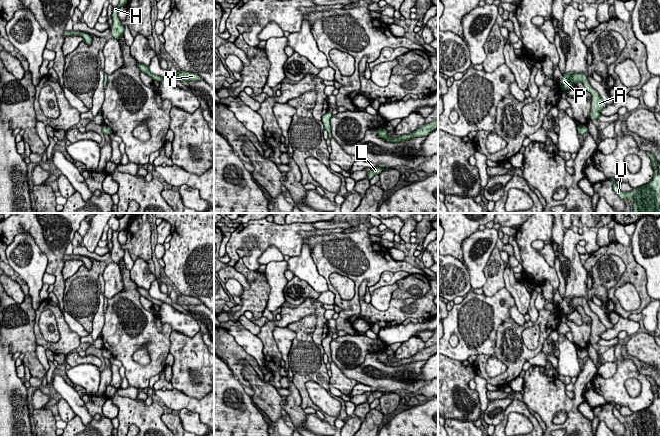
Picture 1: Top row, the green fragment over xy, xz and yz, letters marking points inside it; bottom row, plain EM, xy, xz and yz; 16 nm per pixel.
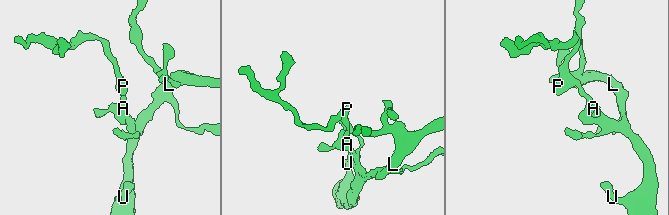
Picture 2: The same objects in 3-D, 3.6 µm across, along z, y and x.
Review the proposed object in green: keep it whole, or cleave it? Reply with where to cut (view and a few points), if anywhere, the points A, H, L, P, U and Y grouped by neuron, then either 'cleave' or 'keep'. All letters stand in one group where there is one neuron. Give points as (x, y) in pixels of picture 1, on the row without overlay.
no cut; A H L P U Y; keep

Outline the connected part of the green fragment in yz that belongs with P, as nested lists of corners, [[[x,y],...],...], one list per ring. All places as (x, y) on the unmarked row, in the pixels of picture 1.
[[[577,296],[564,297],[562,303],[559,305],[559,308],[561,313],[566,315],[572,307],[577,307],[580,305],[584,307],[585,313],[592,319],[589,343],[597,344],[598,341],[601,340],[600,335],[605,332],[607,328],[600,321],[598,316],[591,311],[585,298]]]

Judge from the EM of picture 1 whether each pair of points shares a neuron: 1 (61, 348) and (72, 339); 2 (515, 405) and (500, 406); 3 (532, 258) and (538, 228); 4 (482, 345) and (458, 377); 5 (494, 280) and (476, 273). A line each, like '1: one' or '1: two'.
1: one
2: two
3: one
4: two
5: two

